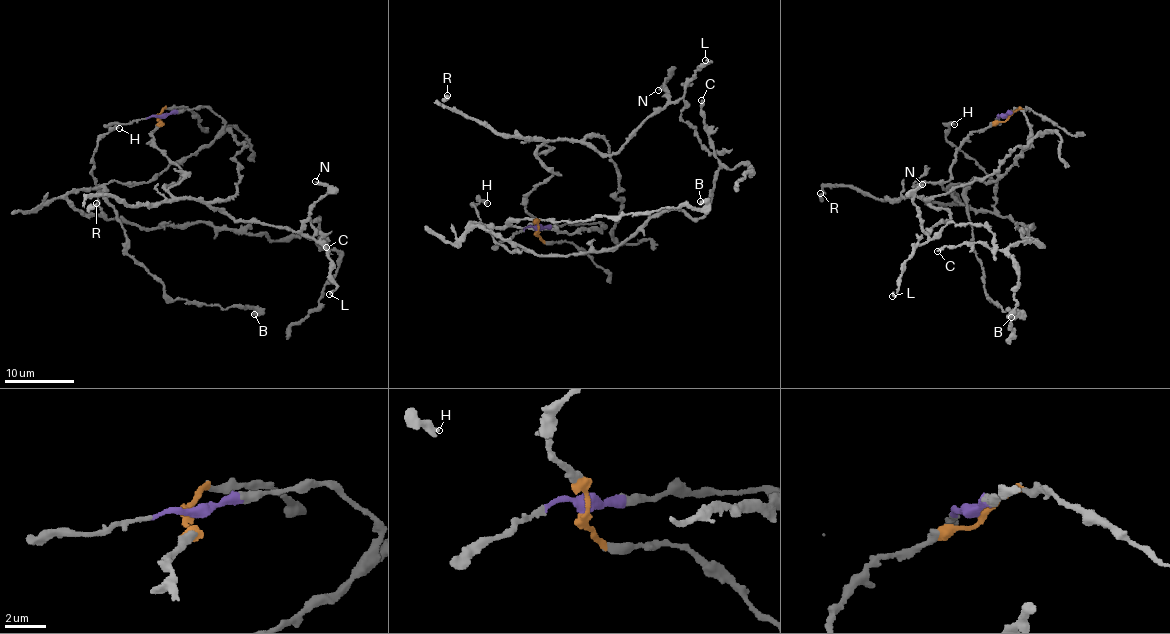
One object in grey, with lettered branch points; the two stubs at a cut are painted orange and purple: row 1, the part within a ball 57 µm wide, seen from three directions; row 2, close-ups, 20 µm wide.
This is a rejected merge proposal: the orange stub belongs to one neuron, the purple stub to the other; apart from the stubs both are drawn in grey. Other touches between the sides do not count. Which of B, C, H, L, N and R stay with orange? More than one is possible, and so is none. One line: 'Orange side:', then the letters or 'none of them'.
Orange side: L, N, R

